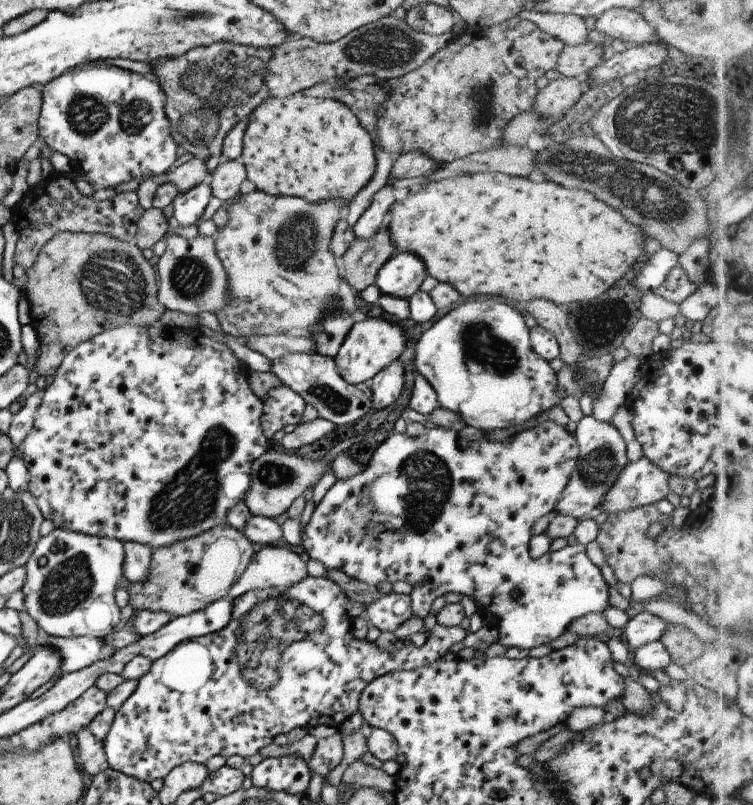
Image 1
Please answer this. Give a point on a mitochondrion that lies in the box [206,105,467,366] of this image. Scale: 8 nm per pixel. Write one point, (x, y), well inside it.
(297, 240)

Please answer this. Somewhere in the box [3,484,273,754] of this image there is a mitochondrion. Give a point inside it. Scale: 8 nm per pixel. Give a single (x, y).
(66, 587)

